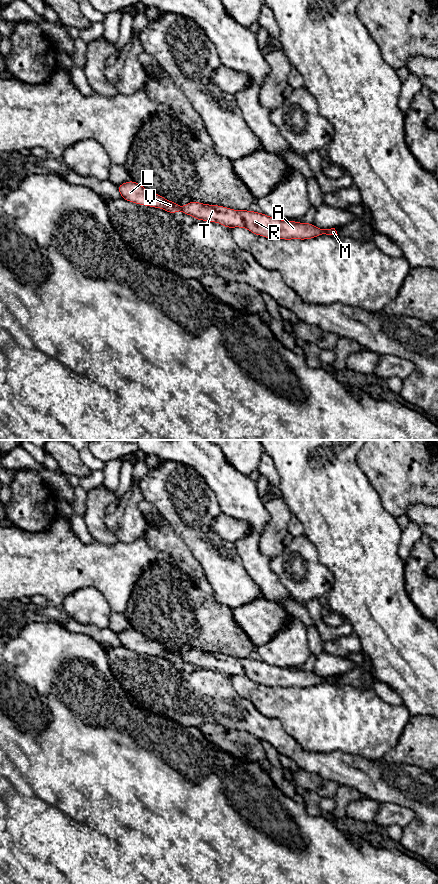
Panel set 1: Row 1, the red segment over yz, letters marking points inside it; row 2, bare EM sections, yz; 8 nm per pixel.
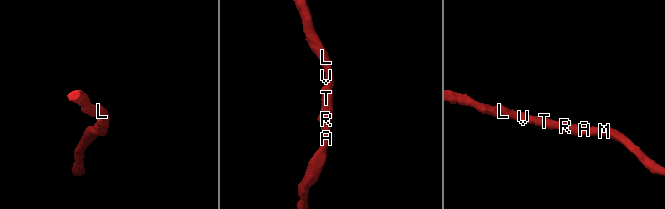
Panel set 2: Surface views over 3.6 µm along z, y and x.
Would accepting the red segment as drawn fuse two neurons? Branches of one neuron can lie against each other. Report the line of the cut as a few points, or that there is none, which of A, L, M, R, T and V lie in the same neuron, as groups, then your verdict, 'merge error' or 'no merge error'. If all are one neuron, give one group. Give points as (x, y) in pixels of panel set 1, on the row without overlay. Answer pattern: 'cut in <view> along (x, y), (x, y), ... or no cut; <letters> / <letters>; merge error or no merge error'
no cut; A L M R T V; no merge error

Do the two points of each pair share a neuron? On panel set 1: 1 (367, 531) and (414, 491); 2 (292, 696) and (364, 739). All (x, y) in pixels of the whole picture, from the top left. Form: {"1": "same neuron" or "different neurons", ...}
{"1": "different neurons", "2": "same neuron"}

